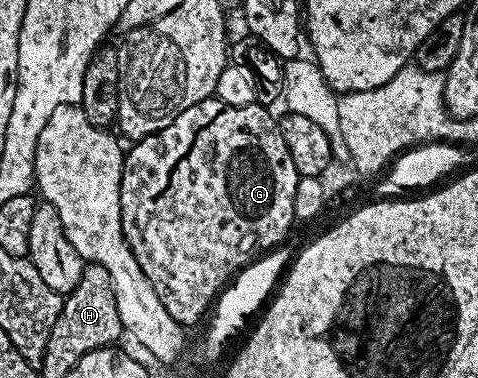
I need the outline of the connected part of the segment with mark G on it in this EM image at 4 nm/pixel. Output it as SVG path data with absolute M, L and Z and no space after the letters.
M218 98L202 100L197 106L189 106L169 126L165 126L160 132L154 132L143 140L134 141L126 149L123 158L123 173L121 174L121 222L123 223L123 237L127 239L127 245L133 250L145 278L157 290L157 298L161 298L161 306L169 310L169 315L182 326L195 324L199 319L206 317L212 311L213 305L225 285L240 270L252 263L260 254L282 245L283 240L290 230L291 224L296 223L293 210L293 194L297 194L297 182L299 171L293 166L293 158L289 158L289 146L285 146L285 138L279 129L279 121L273 115L272 109L261 104L249 106L229 106Z

